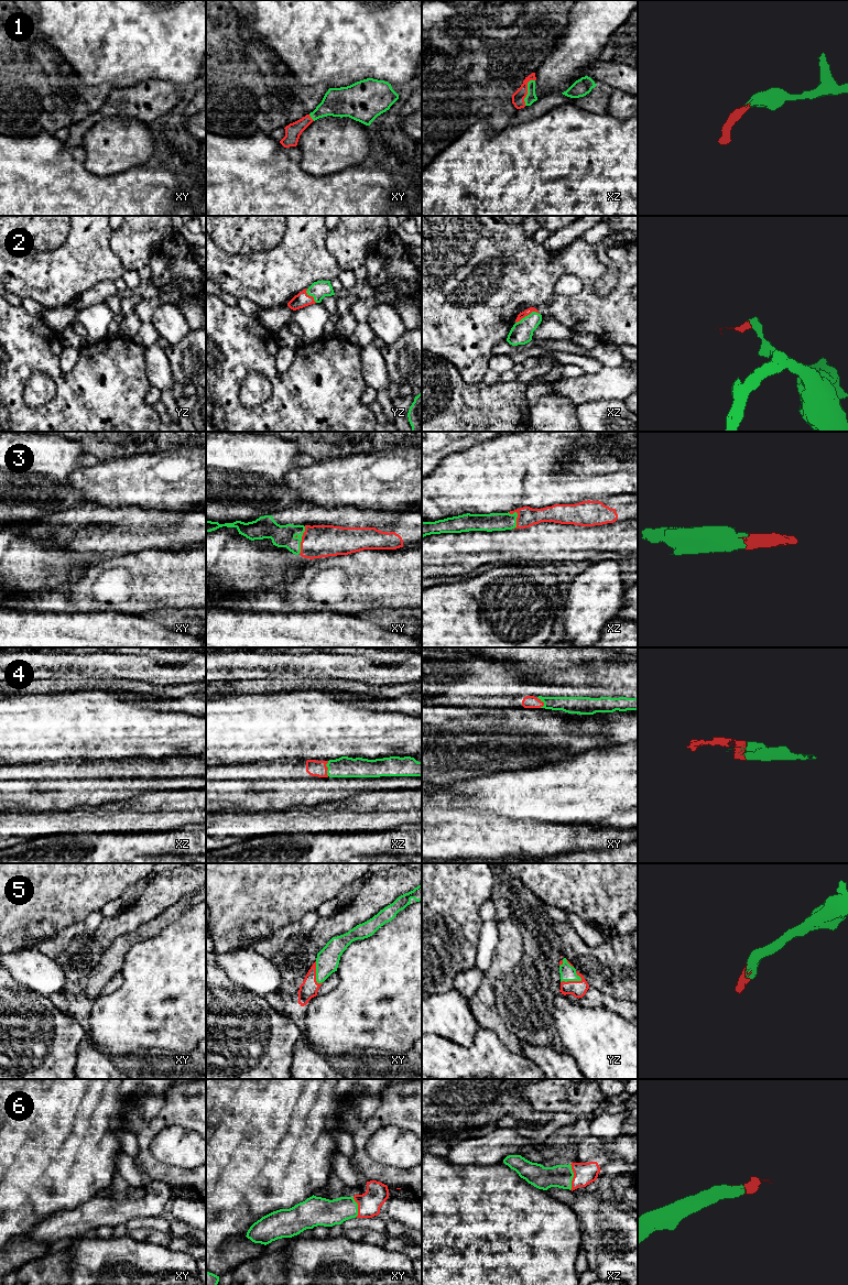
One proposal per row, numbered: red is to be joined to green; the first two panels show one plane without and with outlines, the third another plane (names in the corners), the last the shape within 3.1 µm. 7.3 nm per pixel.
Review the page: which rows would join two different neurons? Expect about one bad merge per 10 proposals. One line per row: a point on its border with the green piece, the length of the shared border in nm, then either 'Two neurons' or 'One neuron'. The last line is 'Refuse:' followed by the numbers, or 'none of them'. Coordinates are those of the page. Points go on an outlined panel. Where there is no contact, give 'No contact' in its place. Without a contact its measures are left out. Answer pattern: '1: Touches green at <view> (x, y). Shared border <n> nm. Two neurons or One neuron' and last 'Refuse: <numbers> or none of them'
1: Touches green at xz (528, 90). Shared border 200 nm. One neuron
2: Touches green at xz (528, 315). Shared border 190 nm. One neuron
3: Touches green at xy (301, 540). Shared border 200 nm. One neuron
4: Touches green at xz (328, 769). Shared border 110 nm. One neuron
5: Touches green at yz (571, 980). Shared border 160 nm. One neuron
6: Touches green at xz (573, 1176). Shared border 190 nm. One neuron
Refuse: none of them

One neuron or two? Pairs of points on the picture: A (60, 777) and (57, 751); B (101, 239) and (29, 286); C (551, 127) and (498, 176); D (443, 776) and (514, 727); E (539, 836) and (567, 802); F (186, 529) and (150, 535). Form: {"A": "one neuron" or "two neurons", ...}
{"A": "two neurons", "B": "one neuron", "C": "one neuron", "D": "one neuron", "E": "two neurons", "F": "one neuron"}

